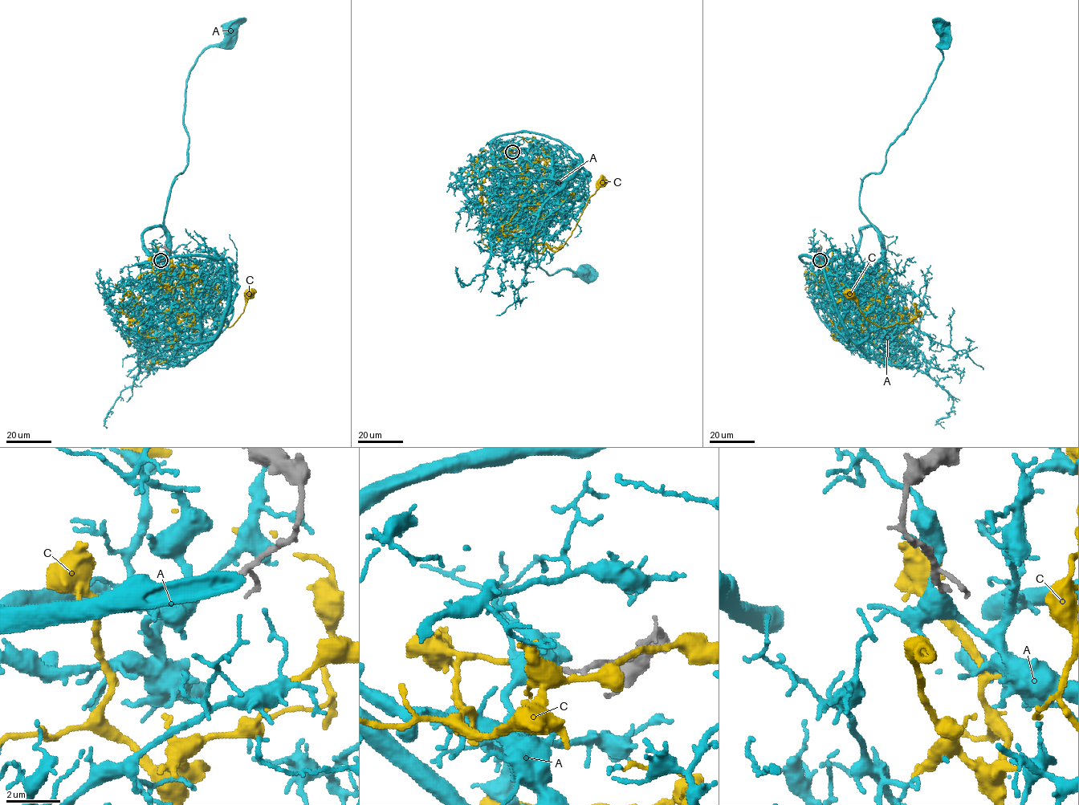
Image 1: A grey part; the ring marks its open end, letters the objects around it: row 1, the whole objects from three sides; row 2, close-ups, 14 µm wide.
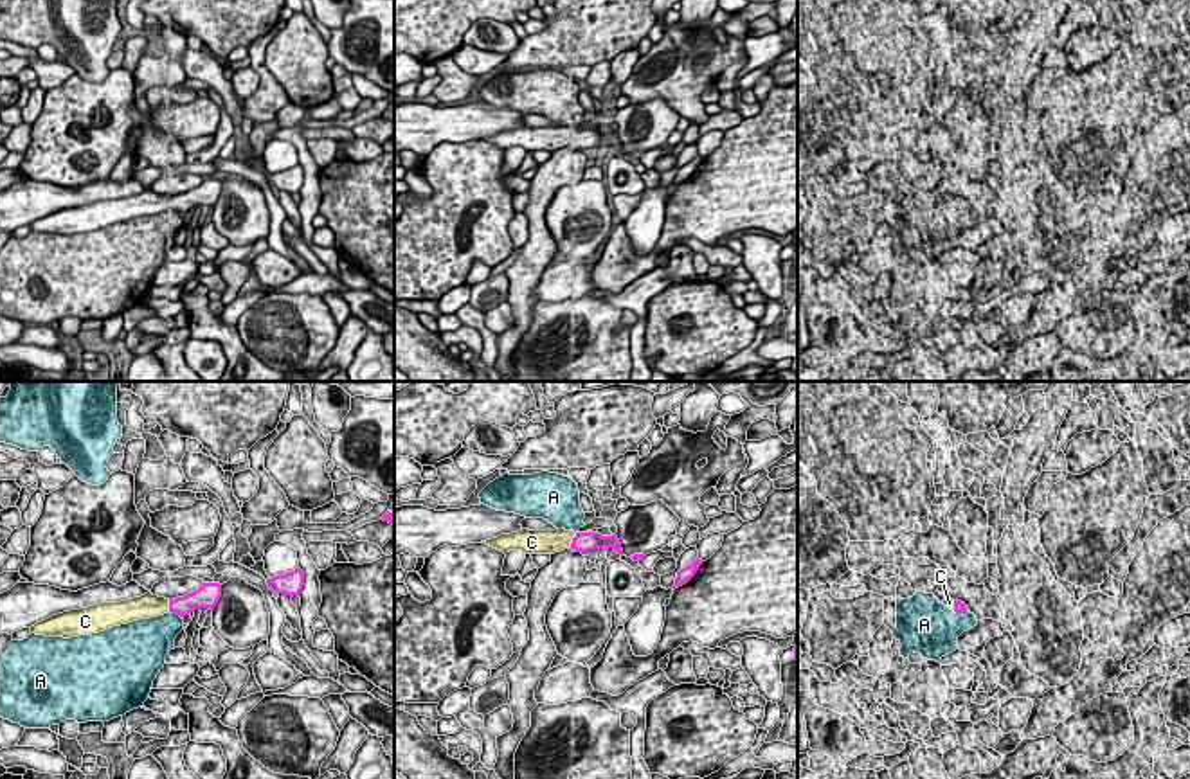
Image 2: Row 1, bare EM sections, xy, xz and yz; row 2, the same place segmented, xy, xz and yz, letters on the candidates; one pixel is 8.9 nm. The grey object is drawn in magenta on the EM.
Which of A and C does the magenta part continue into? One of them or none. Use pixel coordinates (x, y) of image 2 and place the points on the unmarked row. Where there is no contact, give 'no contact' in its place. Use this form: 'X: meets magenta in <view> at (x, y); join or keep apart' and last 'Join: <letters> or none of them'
A: meets magenta in xy at (175, 209); keep apart
C: meets magenta in xz at (573, 137); join
Join: C

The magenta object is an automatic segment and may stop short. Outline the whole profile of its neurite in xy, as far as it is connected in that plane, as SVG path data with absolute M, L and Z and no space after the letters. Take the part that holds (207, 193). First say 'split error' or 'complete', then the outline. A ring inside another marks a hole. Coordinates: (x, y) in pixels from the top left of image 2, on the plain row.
split error | M203 180L198 187L171 198L148 189L128 198L101 200L52 212L31 223L31 230L63 236L92 232L139 216L158 214L167 209L184 214L200 205L214 207L220 194L220 180Z

